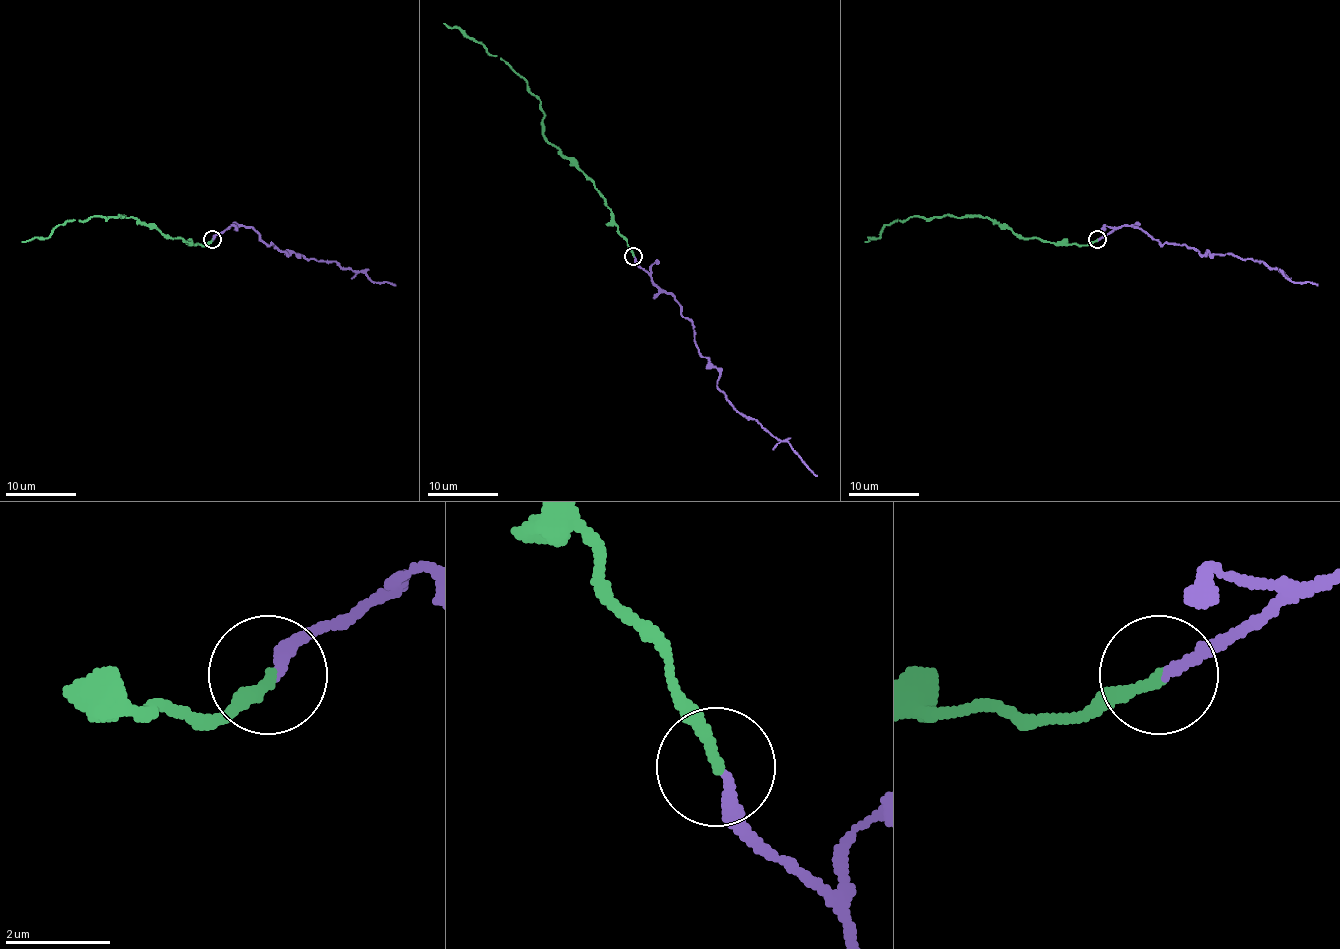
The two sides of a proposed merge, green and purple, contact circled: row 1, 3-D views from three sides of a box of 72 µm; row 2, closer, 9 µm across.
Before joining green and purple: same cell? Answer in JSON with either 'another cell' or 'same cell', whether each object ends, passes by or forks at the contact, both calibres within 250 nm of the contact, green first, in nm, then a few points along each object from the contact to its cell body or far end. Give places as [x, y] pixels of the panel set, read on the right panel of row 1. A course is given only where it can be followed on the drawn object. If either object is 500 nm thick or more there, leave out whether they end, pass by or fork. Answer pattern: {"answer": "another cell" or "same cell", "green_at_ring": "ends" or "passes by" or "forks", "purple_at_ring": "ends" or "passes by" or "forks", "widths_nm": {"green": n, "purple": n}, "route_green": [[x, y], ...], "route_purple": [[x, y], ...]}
{"answer": "same cell", "green_at_ring": "ends", "purple_at_ring": "ends", "widths_nm": {"green": 240, "purple": 220}, "route_green": [[1098, 239], [1053, 244], [1018, 237], [989, 218], [909, 216], [885, 225], [878, 237], [865, 242]], "route_purple": [[1098, 239], [1123, 226], [1137, 226], [1162, 244], [1261, 260], [1293, 281], [1318, 285]]}

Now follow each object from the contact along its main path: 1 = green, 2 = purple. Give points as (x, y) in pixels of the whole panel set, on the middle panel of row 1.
1: (634, 256), (602, 194), (543, 134), (539, 100), (522, 77), (481, 43), (444, 24)
2: (634, 256), (692, 324), (694, 343), (719, 372), (717, 388), (737, 411), (784, 439), (816, 476)

